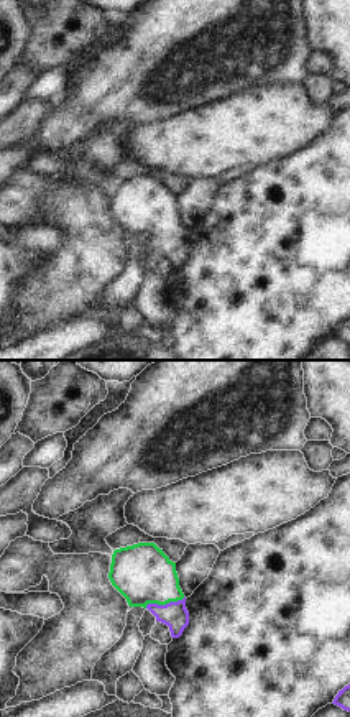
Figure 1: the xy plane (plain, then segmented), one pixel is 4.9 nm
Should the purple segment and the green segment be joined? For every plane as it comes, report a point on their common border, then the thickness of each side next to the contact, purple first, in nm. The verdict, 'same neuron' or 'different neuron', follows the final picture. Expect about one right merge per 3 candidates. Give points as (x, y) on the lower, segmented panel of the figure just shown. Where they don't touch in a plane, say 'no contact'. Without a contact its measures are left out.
contact (166, 604); calibres 130 and 300 nm

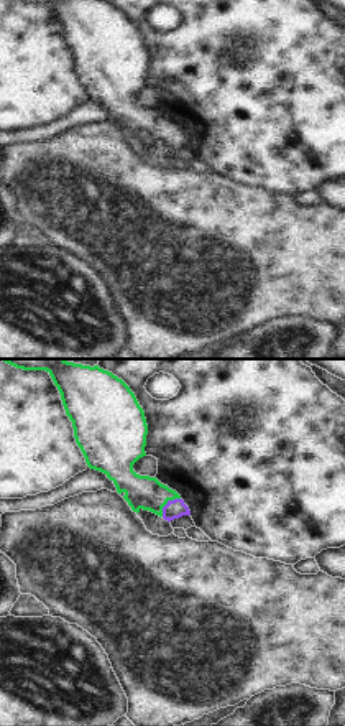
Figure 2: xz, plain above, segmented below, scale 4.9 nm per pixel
contact (166, 504); calibres 90 and 160 nm

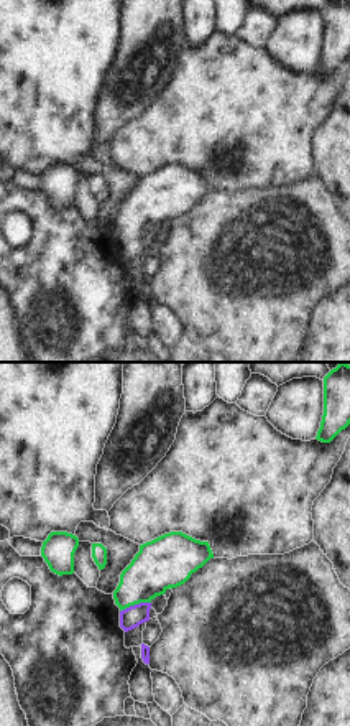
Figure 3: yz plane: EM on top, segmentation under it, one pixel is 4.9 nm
contact (135, 604); calibres 110 and 260 nm

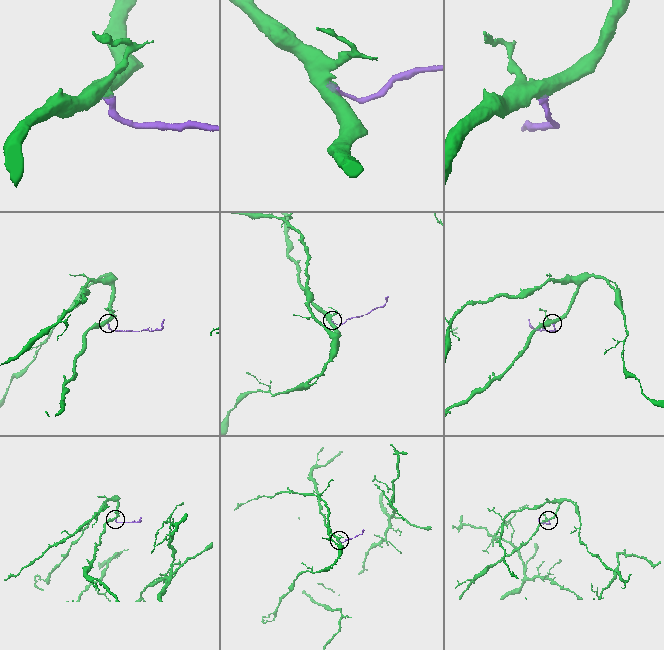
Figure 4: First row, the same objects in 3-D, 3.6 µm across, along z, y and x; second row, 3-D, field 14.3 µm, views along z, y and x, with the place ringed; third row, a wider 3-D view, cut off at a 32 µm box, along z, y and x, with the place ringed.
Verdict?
same neuron

